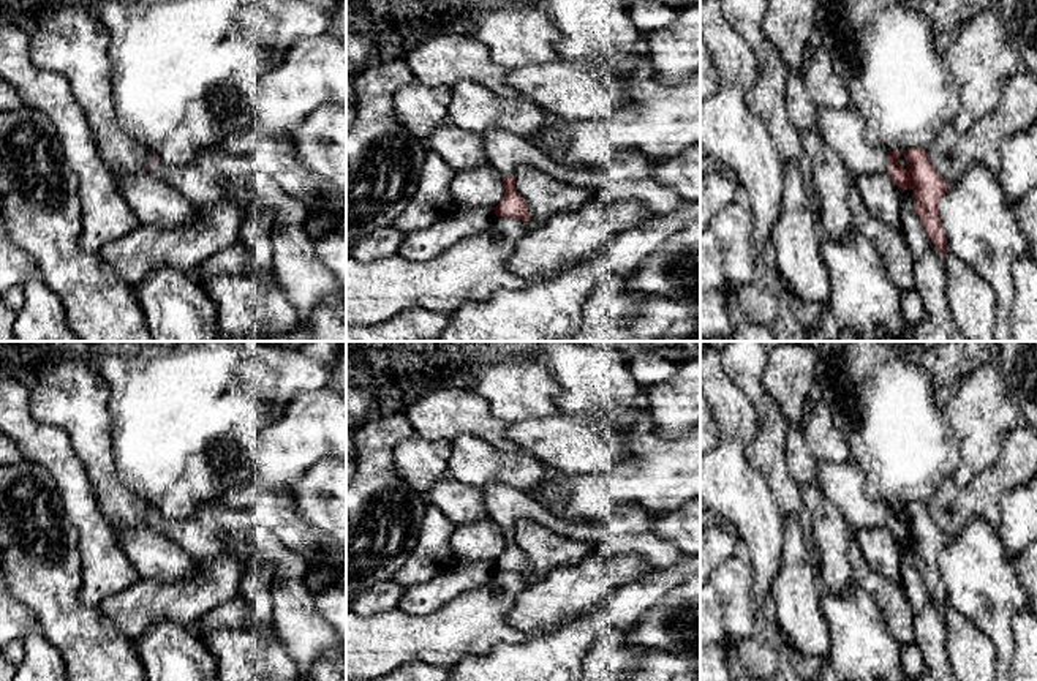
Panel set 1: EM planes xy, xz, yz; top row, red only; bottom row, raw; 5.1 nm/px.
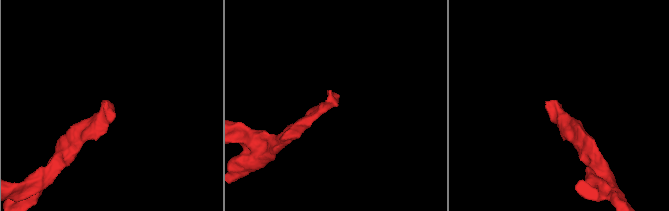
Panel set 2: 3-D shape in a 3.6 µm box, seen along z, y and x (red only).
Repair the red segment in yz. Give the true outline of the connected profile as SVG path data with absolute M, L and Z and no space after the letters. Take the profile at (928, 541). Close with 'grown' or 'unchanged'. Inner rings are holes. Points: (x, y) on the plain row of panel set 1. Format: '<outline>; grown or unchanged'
M854 460L846 465L817 463L817 480L822 493L844 514L854 531L887 526L901 547L914 545L914 566L944 611L948 599L939 555L950 544L950 537L933 521L928 506L920 501L903 506L871 501L865 493L865 477Z; grown

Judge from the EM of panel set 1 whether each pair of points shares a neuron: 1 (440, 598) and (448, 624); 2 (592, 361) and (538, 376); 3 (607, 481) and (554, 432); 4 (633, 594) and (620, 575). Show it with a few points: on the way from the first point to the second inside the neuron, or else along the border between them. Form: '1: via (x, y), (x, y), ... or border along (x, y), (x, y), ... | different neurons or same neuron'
1: border along (475, 586), (459, 593), (432, 612), (407, 613) | different neurons
2: border along (541, 357), (558, 386), (557, 406), (560, 410) | different neurons
3: border along (622, 459), (606, 470), (592, 474) | different neurons
4: border along (644, 577), (617, 588), (601, 604) | different neurons

